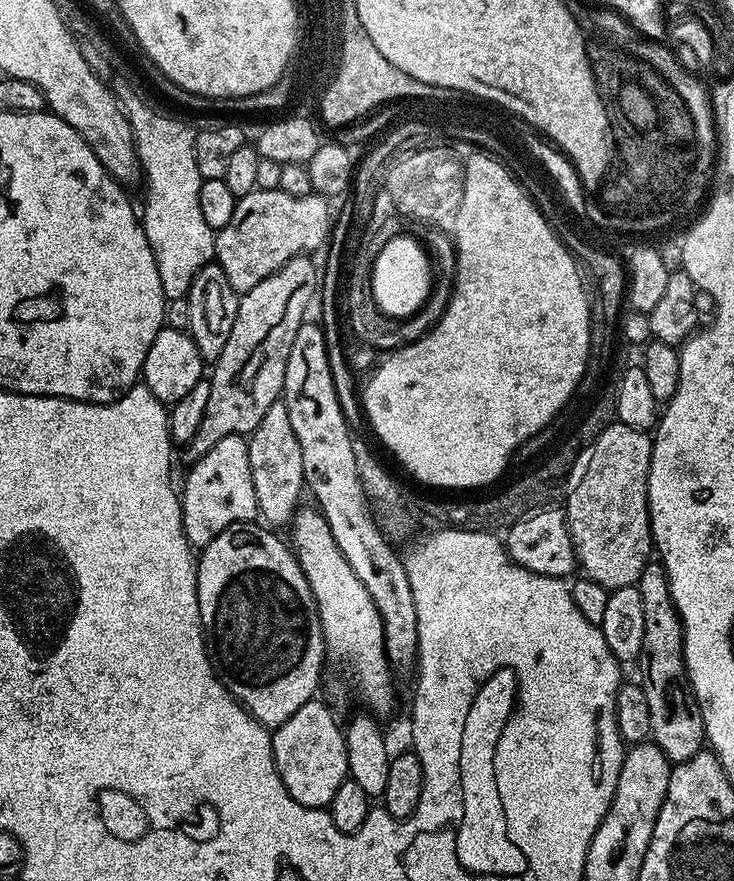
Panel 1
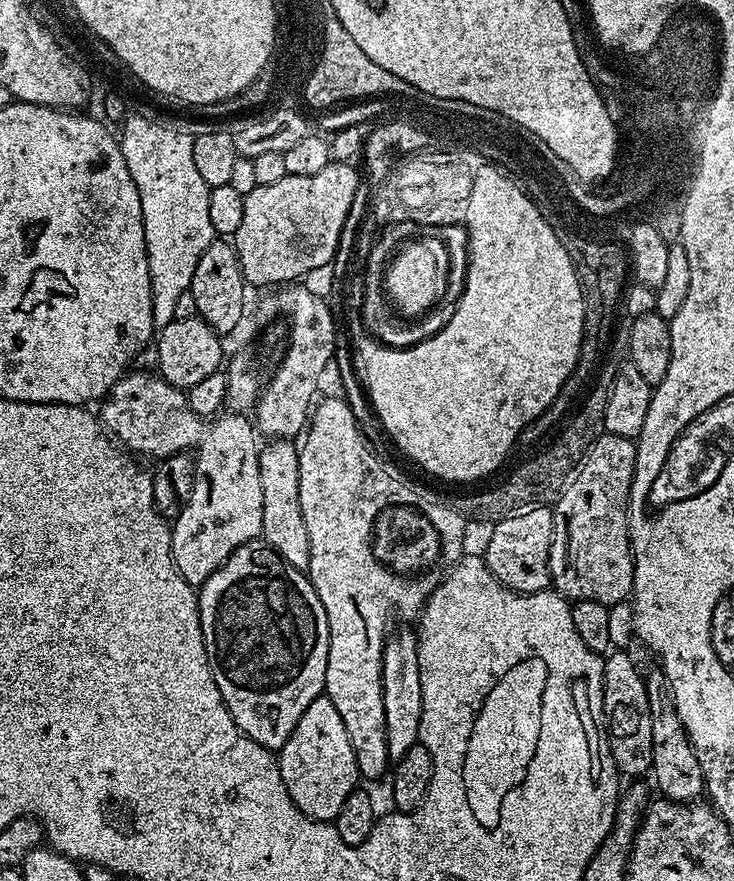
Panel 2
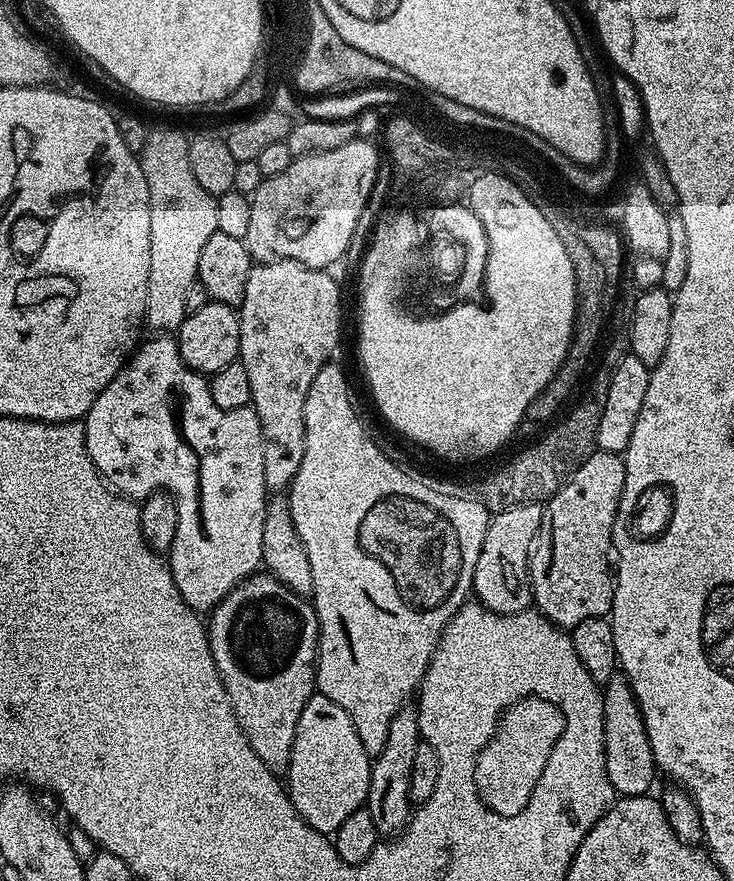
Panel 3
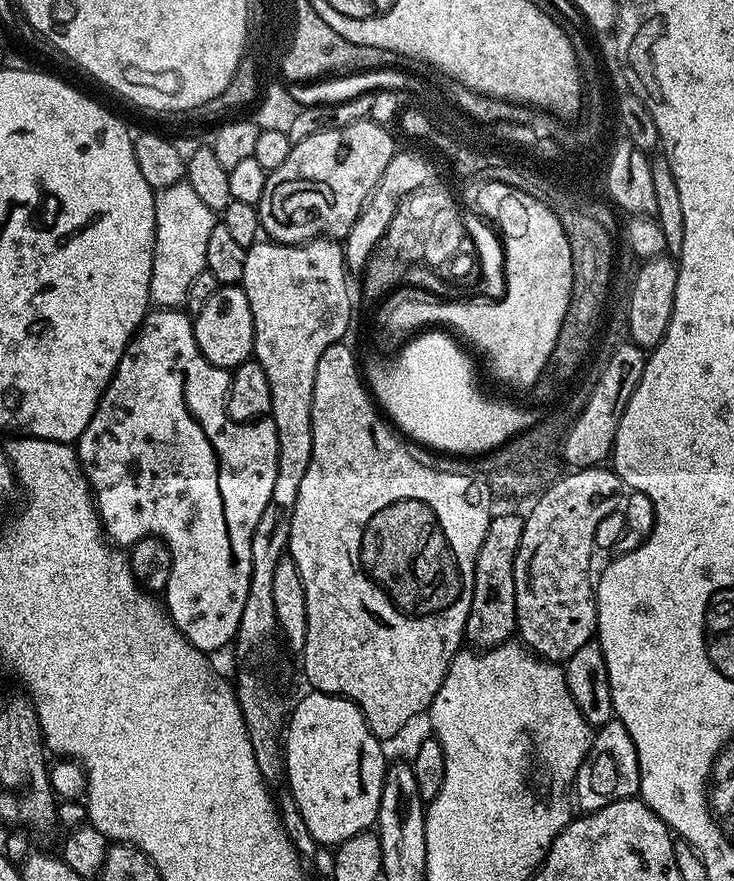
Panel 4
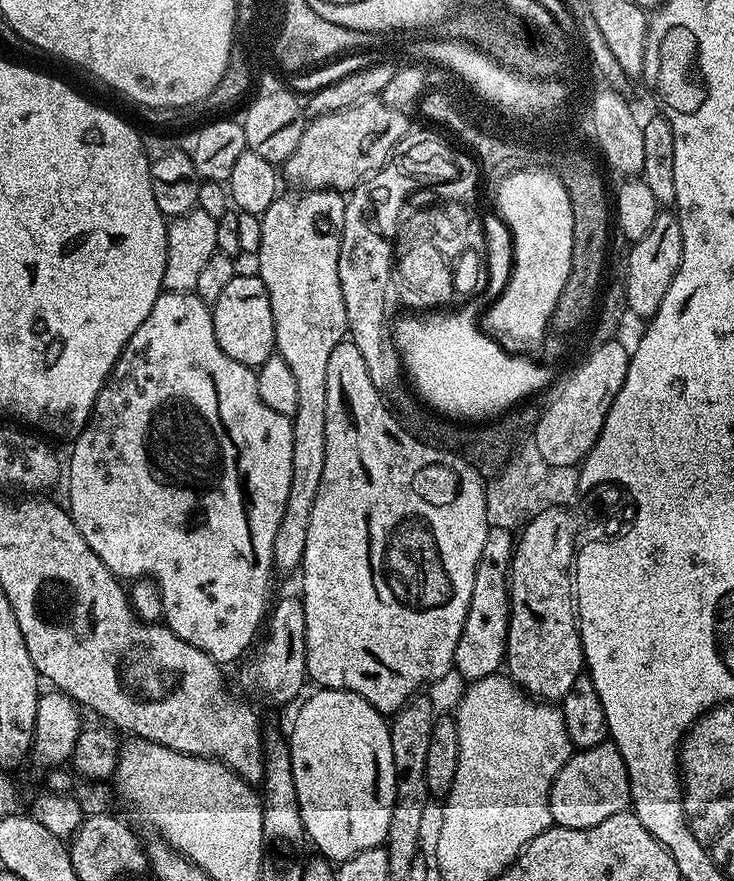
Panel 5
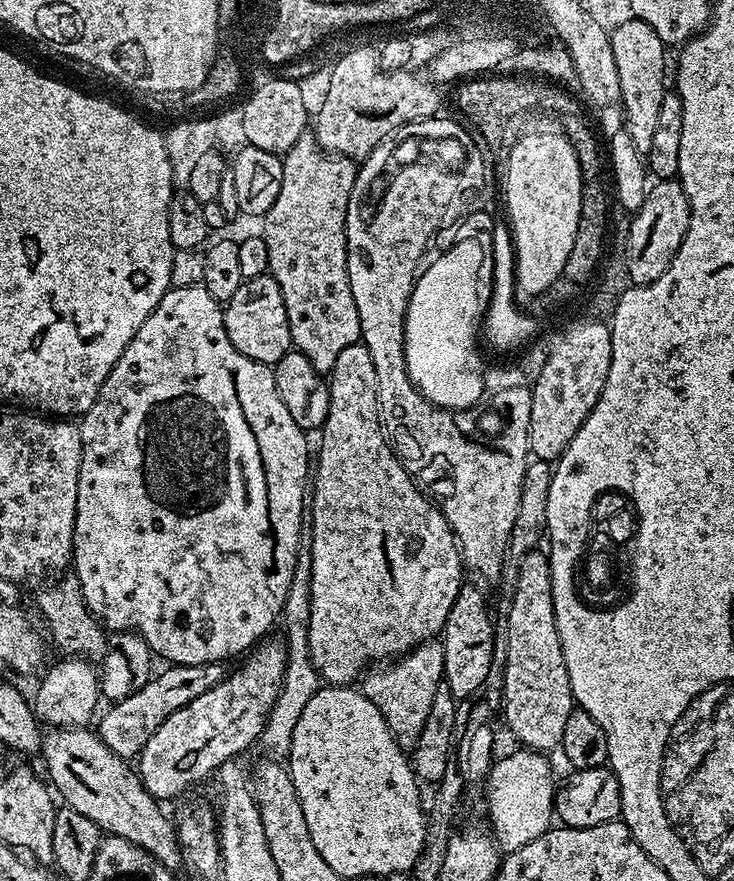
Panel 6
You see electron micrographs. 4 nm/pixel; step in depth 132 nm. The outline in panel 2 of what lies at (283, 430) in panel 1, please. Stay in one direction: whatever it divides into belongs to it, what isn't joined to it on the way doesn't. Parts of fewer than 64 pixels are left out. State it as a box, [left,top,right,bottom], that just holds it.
[258,438,310,570]

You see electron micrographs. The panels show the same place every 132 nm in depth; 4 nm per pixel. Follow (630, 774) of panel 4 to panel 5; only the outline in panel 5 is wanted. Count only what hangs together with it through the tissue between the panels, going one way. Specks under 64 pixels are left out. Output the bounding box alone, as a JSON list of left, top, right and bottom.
[548,742,632,828]

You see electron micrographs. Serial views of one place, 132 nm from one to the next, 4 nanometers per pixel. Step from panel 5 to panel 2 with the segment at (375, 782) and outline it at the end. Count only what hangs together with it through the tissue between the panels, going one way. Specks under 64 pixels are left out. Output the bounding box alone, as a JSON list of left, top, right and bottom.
[278,694,361,821]

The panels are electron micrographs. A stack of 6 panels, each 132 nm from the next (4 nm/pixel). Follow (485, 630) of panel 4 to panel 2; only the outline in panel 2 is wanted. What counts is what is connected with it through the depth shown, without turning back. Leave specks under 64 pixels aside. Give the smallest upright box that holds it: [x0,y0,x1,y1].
[482,506,554,592]

